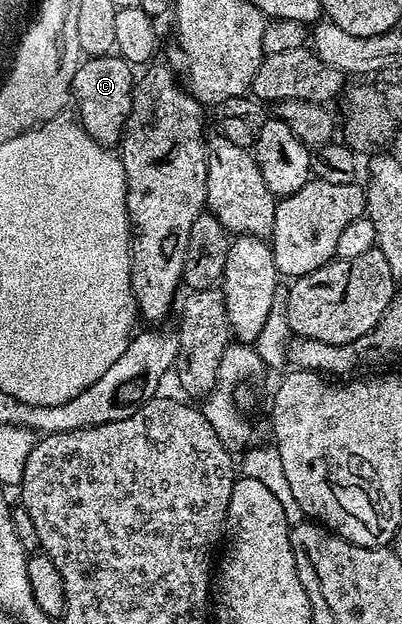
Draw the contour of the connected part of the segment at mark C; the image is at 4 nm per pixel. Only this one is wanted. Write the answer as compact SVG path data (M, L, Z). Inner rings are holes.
M110 54L88 57L74 72L71 96L74 103L79 102L77 121L89 137L108 148L122 139L123 125L132 110L135 74L131 70L130 63L117 54Z

